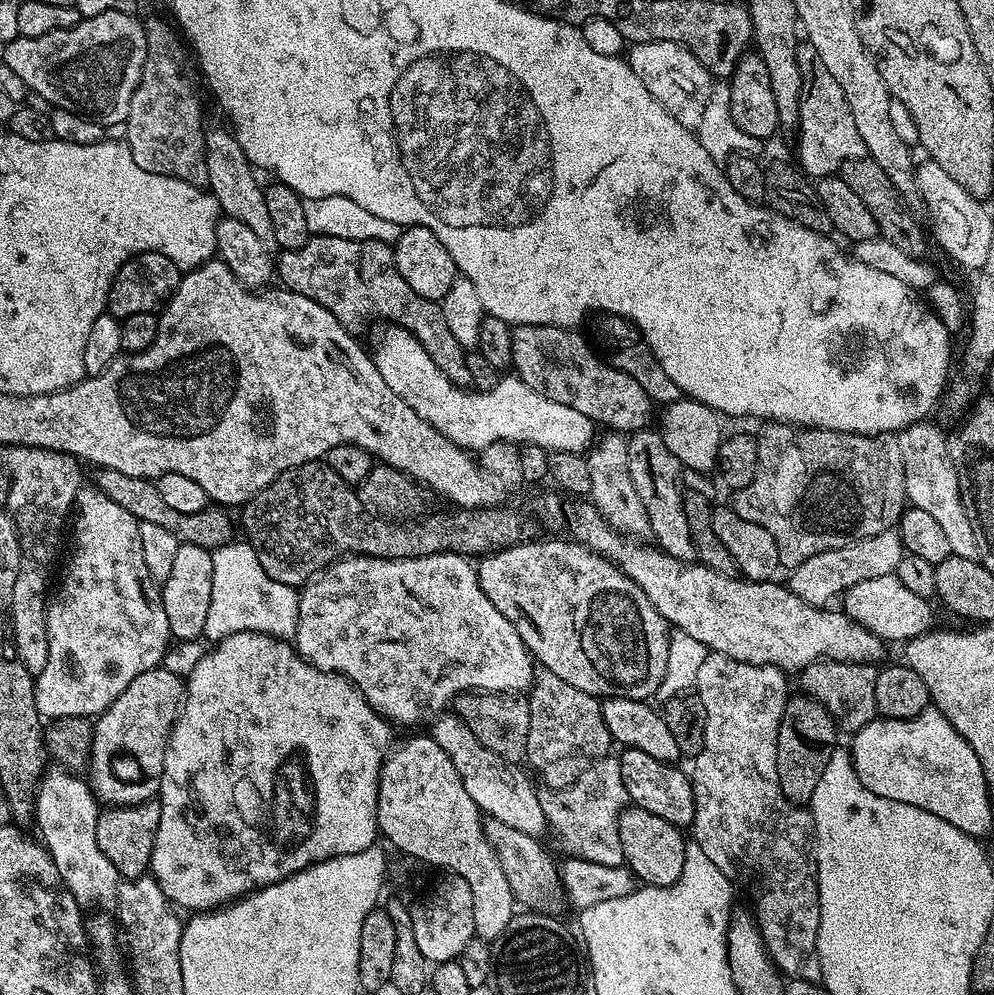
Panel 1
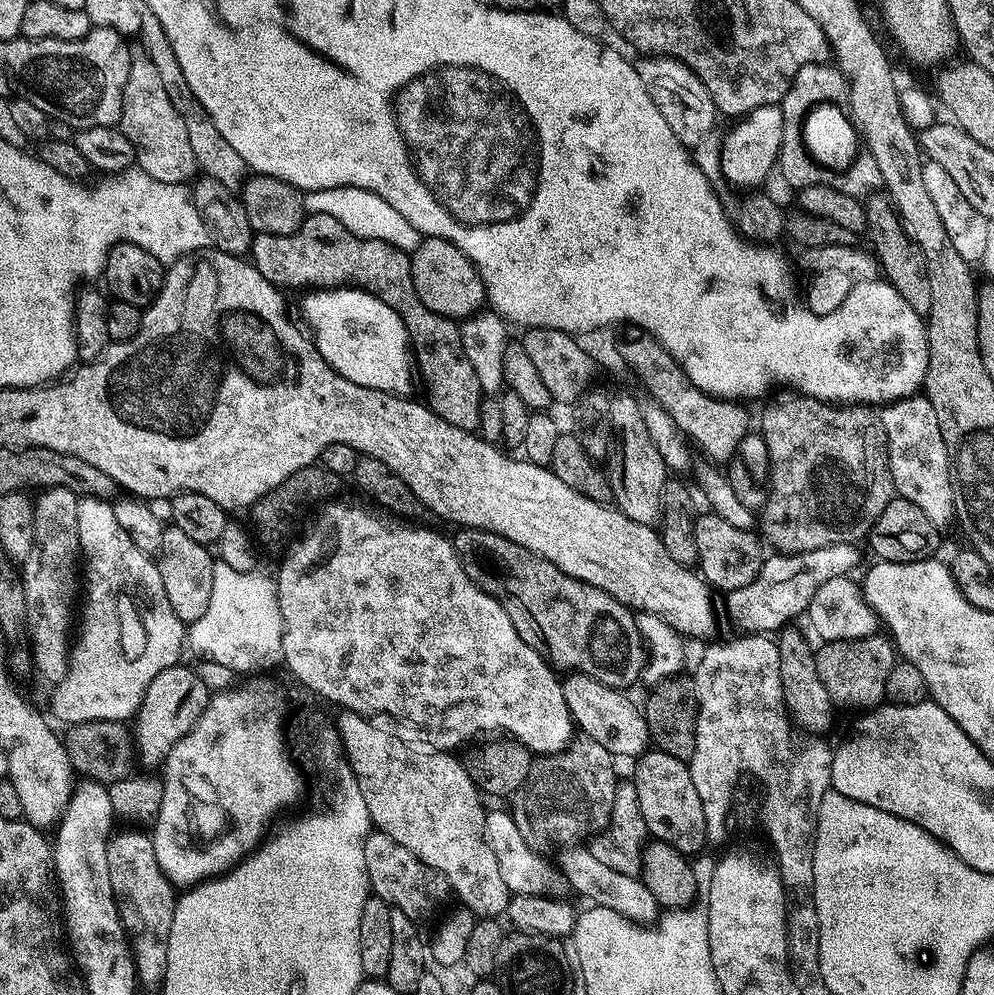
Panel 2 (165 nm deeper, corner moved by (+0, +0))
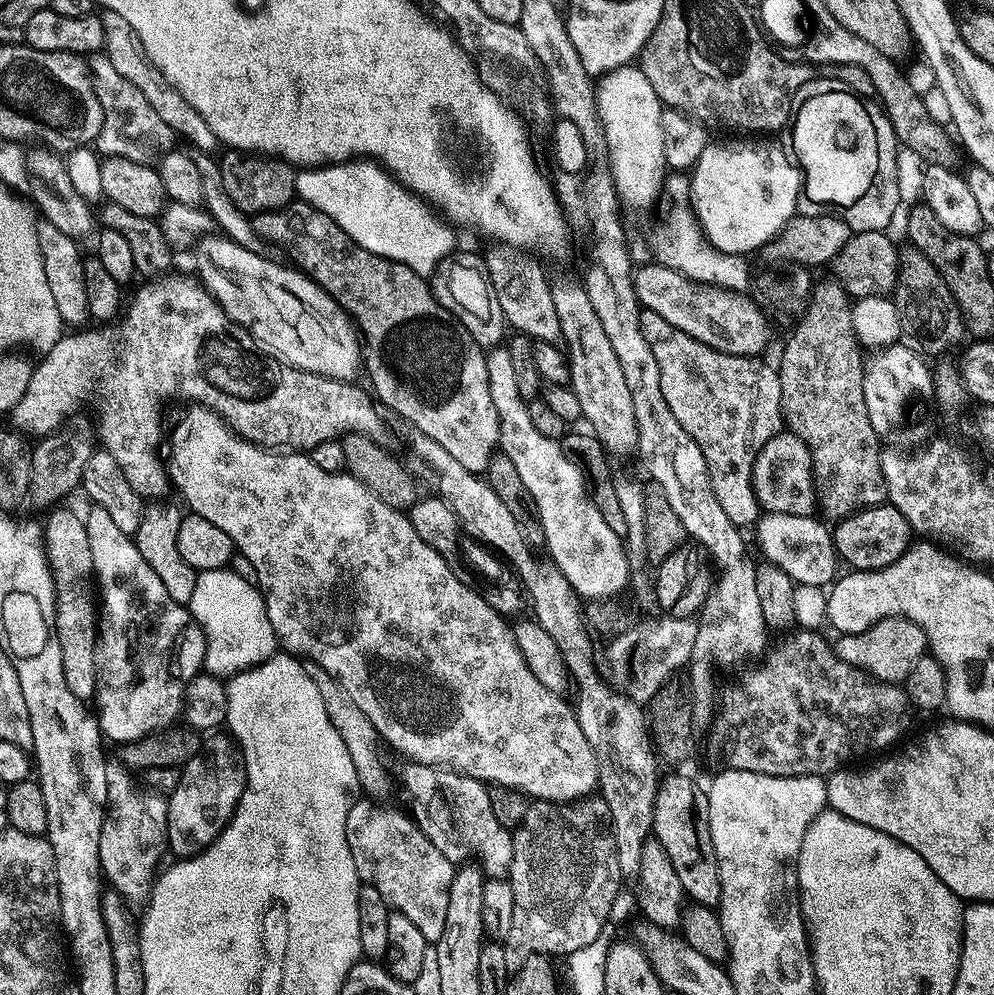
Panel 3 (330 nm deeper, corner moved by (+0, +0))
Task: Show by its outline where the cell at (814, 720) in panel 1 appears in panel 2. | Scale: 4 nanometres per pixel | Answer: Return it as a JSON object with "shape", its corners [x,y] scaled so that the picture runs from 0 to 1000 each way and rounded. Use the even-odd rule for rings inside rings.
{"shape":[[[790,629],[780,640],[785,662],[785,680],[787,681],[787,697],[793,719],[802,733],[813,738],[829,738],[837,728],[839,709],[835,697],[831,697],[831,689],[827,689],[827,681],[823,681],[821,668],[821,651],[800,629]]]}

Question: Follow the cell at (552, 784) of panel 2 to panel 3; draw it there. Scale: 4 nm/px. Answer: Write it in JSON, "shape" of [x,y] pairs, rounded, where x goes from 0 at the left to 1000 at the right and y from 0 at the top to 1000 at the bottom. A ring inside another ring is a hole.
{"shape":[[[593,798],[587,802],[578,803],[574,806],[556,806],[553,804],[535,804],[529,814],[529,822],[515,836],[515,865],[511,871],[510,883],[517,894],[517,907],[519,909],[519,929],[514,929],[513,937],[515,945],[508,943],[506,950],[511,954],[511,968],[515,969],[515,978],[520,977],[519,969],[523,965],[529,967],[529,963],[534,961],[549,961],[552,963],[570,963],[577,959],[577,955],[586,955],[586,951],[594,951],[598,943],[609,940],[608,928],[612,925],[612,920],[616,917],[616,908],[620,905],[620,899],[624,896],[624,871],[622,870],[622,858],[620,857],[620,843],[616,833],[616,823],[614,822],[614,810],[610,808],[607,800],[603,798]]]}

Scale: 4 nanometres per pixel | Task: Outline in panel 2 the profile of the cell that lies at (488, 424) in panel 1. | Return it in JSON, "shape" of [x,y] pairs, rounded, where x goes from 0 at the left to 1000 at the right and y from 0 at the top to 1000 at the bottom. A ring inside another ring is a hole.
{"shape":[[[362,289],[310,291],[303,304],[306,322],[314,329],[313,341],[322,359],[344,380],[372,392],[410,398],[416,382],[416,359],[404,320],[384,299]]]}

